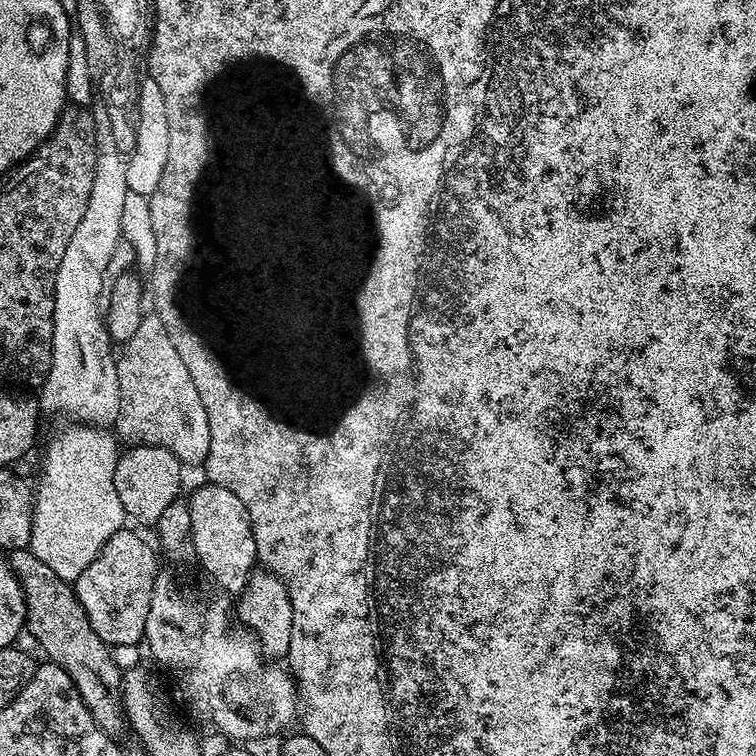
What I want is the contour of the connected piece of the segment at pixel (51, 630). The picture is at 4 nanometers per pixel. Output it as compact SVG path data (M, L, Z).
M28 546L9 551L7 557L24 591L27 635L32 635L40 643L51 663L68 671L78 694L102 731L109 734L125 731L124 702L120 695L122 669L115 664L112 648L94 634L94 626L90 626L82 602L78 602L75 587L58 578Z

